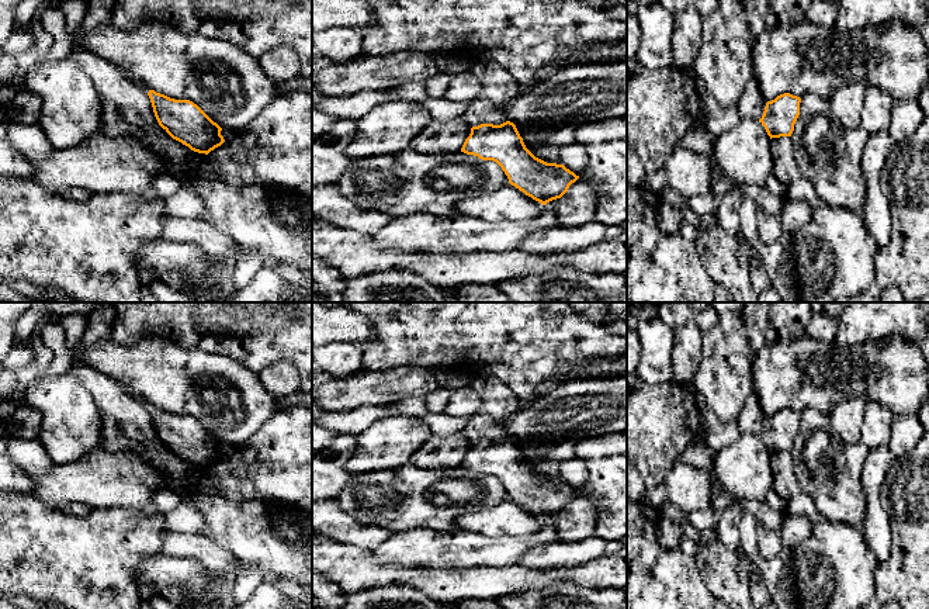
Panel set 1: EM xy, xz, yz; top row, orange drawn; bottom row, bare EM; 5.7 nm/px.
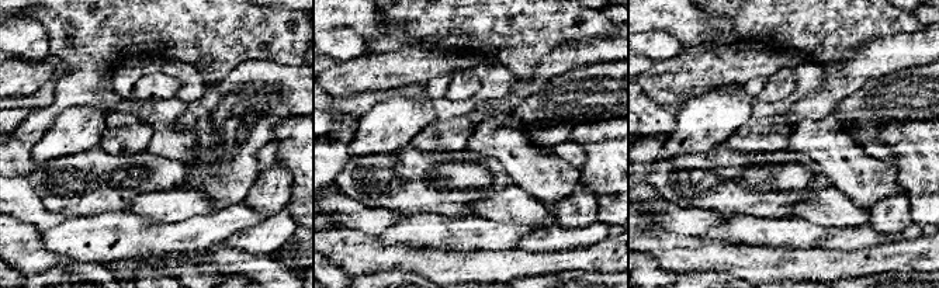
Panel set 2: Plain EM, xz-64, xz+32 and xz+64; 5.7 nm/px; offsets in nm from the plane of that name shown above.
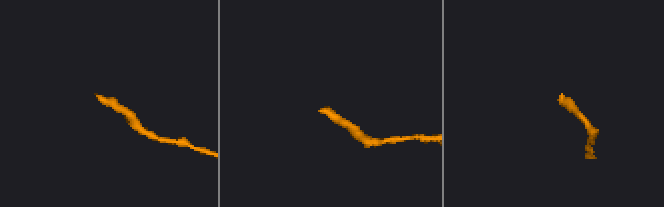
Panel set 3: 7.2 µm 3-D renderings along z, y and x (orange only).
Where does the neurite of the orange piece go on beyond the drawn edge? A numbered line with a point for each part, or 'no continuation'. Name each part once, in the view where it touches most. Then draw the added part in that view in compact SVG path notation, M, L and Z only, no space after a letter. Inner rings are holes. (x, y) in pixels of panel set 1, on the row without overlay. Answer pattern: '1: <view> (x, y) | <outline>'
1: xz (481, 426) | M476 414L471 416L462 433L471 443L478 442L481 439L500 440L506 437L503 426L486 414Z

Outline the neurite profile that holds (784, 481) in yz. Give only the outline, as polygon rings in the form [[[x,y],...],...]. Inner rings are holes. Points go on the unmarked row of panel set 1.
[[[791,451],[770,454],[773,488],[783,499],[788,501],[801,494],[800,482],[795,477]]]

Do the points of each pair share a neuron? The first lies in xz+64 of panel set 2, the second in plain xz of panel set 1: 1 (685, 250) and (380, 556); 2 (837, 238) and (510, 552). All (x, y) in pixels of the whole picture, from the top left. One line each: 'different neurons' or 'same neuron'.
1: different neurons
2: different neurons

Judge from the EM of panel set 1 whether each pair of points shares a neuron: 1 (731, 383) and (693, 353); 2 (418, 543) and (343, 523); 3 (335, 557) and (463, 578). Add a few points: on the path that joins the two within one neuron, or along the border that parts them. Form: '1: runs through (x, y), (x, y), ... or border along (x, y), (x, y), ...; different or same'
1: border along (703, 332), (702, 359), (689, 384); different
2: border along (394, 533), (367, 553); different
3: runs through (367, 574), (430, 580); same

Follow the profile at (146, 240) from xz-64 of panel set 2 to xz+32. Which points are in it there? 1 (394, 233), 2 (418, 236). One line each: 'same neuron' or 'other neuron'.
1: same neuron
2: same neuron

